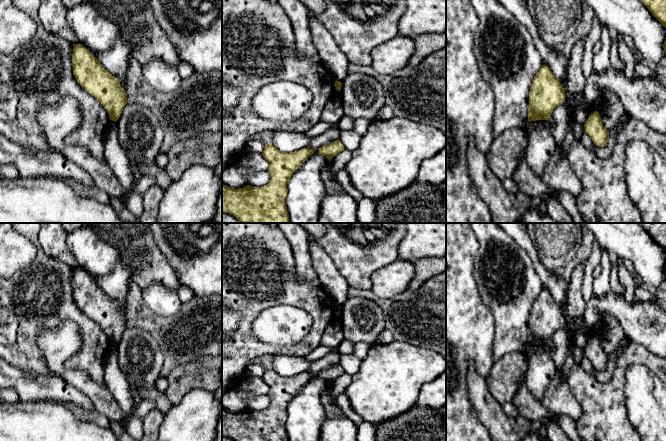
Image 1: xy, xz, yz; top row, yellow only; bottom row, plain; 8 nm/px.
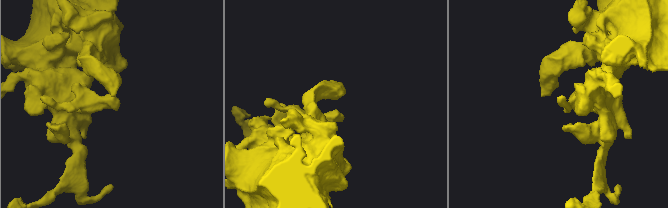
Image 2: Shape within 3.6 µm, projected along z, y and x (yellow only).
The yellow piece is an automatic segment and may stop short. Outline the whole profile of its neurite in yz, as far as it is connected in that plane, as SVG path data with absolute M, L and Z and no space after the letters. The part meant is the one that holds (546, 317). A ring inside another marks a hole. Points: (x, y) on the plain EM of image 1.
M542 289L530 311L528 345L548 344L552 335L564 326L565 321L563 309L548 290Z

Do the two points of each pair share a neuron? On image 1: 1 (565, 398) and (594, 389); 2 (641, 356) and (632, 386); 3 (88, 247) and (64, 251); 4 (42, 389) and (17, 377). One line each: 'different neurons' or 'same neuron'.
1: different neurons
2: different neurons
3: different neurons
4: same neuron

